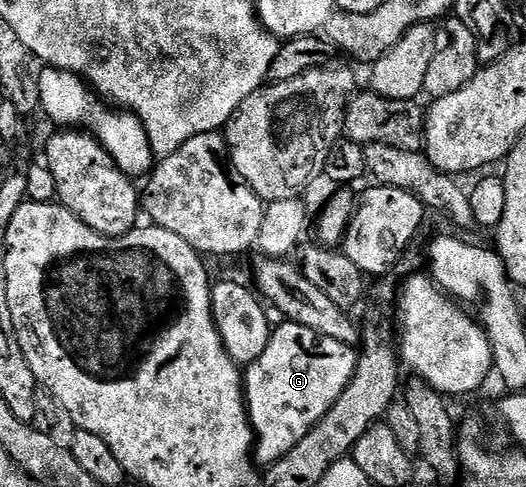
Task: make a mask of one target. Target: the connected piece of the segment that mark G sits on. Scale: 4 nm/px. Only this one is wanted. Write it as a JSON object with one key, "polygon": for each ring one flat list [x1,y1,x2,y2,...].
{"polygon":[[281,322,272,329,267,350,259,354,254,364,248,365,243,372,245,386,245,409,249,412,249,421,255,437,255,460,258,465,268,466,279,462,295,446,295,442,303,442,303,434,307,434,339,402,339,394,347,390,351,378,355,374,358,353,354,345,335,342,335,338,327,338,315,330,307,330,307,326,292,322]]}

